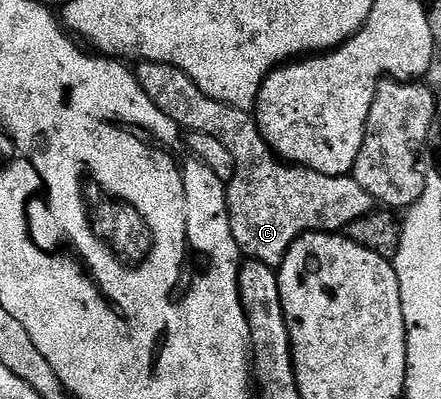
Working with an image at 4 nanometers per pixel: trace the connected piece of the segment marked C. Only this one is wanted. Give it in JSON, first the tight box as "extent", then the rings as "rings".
{"extent":[134,60,374,270],"rings":[[[146,60],[137,63],[134,71],[136,81],[162,114],[179,124],[181,129],[218,138],[218,142],[230,150],[236,163],[234,178],[226,184],[230,229],[248,260],[257,260],[273,270],[279,269],[284,255],[298,237],[307,232],[343,233],[350,222],[374,211],[372,196],[358,186],[355,175],[327,176],[318,174],[318,170],[281,162],[264,141],[255,119],[245,109],[232,108],[210,98],[182,70]]]}

